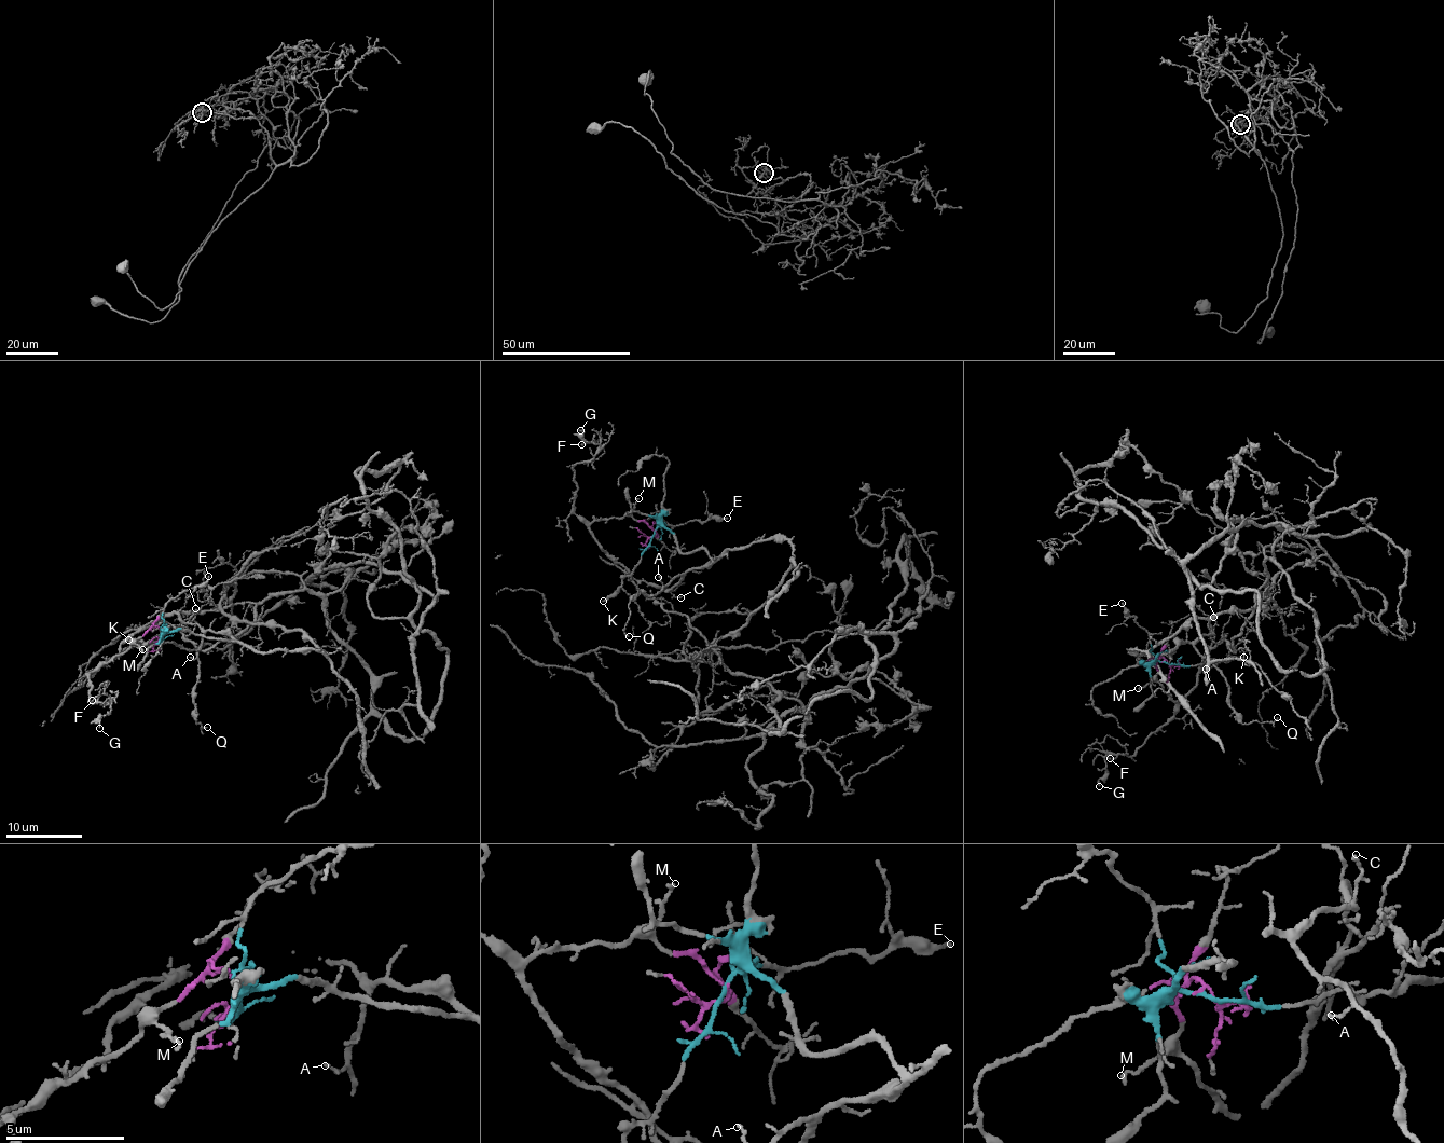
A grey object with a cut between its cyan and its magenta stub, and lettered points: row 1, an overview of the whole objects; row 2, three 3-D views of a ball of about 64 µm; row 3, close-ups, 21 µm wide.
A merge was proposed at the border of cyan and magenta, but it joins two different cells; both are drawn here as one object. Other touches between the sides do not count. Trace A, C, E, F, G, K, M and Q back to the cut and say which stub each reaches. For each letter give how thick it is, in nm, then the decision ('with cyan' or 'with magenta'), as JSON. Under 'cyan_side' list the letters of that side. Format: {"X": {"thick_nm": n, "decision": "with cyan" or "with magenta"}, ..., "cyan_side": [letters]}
{"A": {"thick_nm": 120, "decision": "with cyan"}, "C": {"thick_nm": 130, "decision": "with cyan"}, "E": {"thick_nm": 150, "decision": "with cyan"}, "F": {"thick_nm": 140, "decision": "with magenta"}, "G": {"thick_nm": 80, "decision": "with magenta"}, "K": {"thick_nm": 200, "decision": "with cyan"}, "M": {"thick_nm": 150, "decision": "with magenta"}, "Q": {"thick_nm": 120, "decision": "with cyan"}, "cyan_side": ["A", "C", "E", "K", "Q"]}

